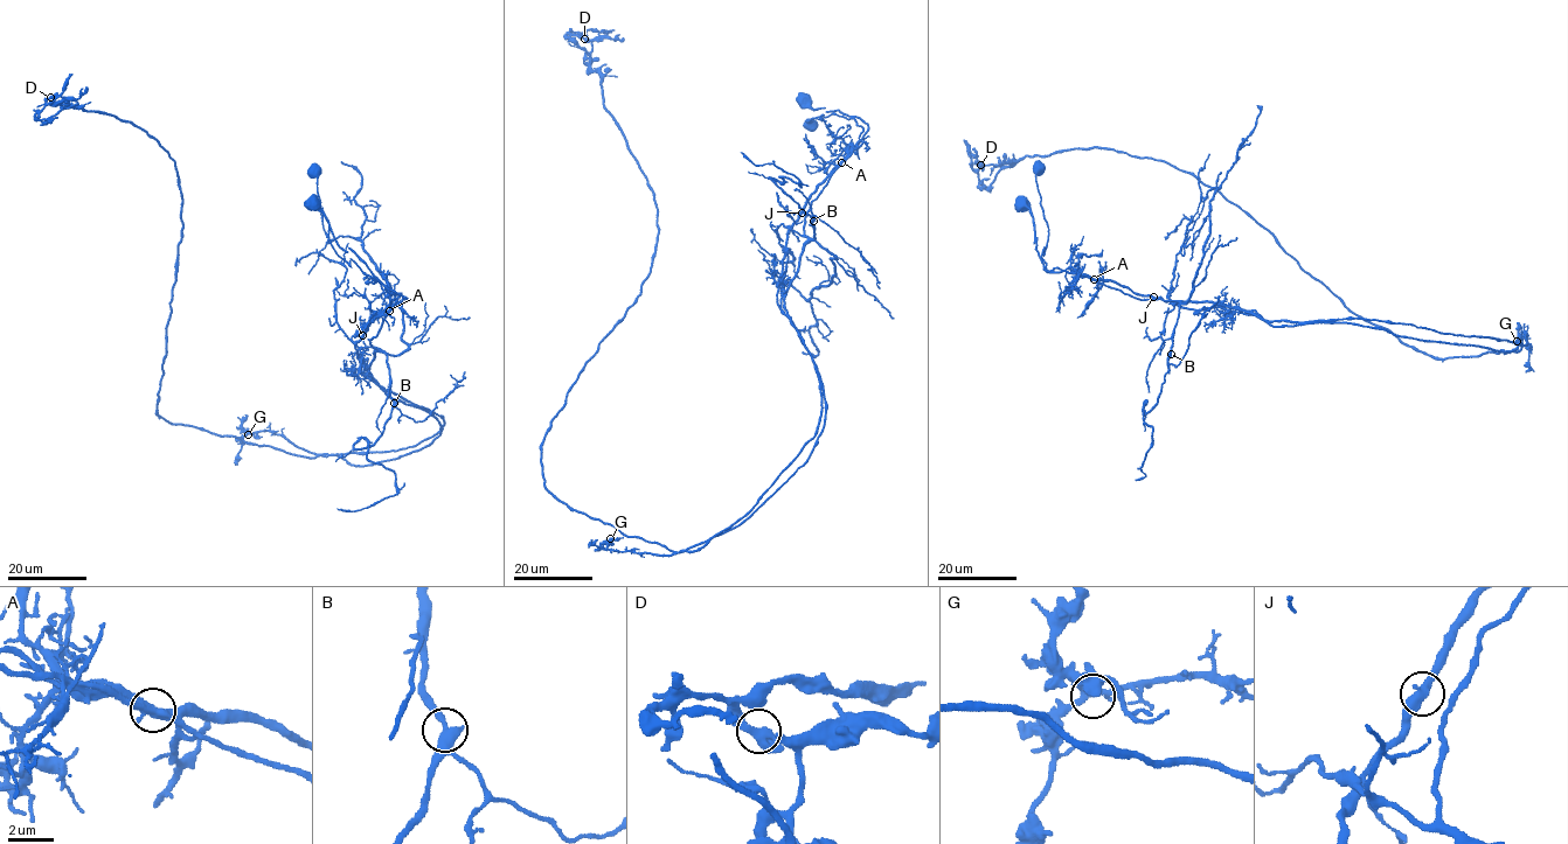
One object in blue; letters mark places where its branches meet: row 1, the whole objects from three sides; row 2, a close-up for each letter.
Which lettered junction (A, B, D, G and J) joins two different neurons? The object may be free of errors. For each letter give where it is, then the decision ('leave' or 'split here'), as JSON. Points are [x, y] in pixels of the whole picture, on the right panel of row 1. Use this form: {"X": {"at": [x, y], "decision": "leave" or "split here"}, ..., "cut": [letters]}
{"A": {"at": [1094, 279], "decision": "split here"}, "B": {"at": [1171, 354], "decision": "leave"}, "D": {"at": [980, 165], "decision": "leave"}, "G": {"at": [1517, 341], "decision": "leave"}, "J": {"at": [1153, 297], "decision": "leave"}, "cut": ["A"]}

